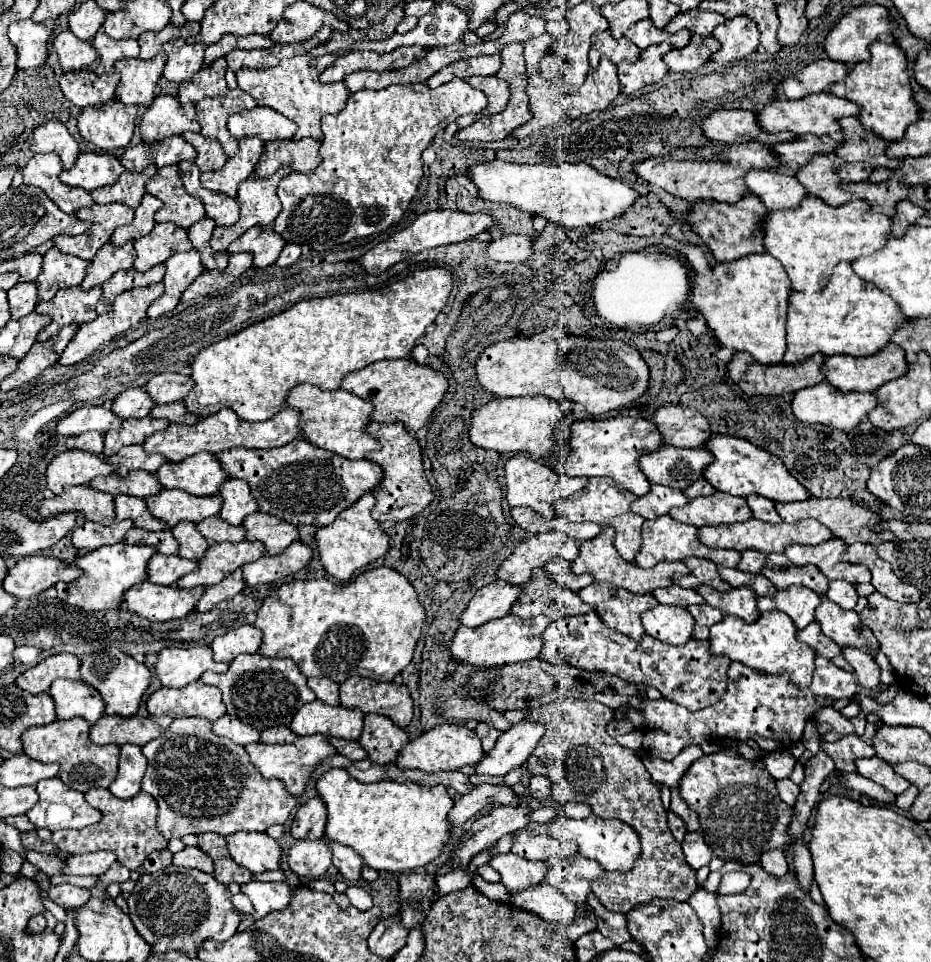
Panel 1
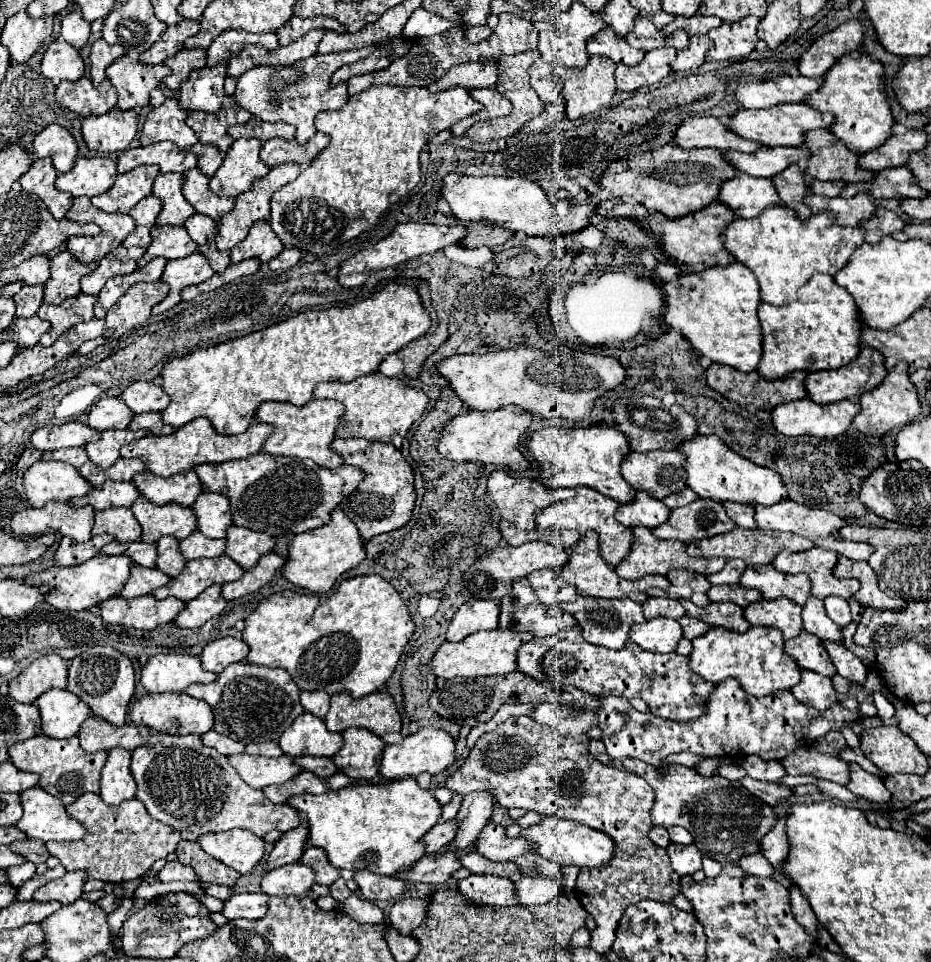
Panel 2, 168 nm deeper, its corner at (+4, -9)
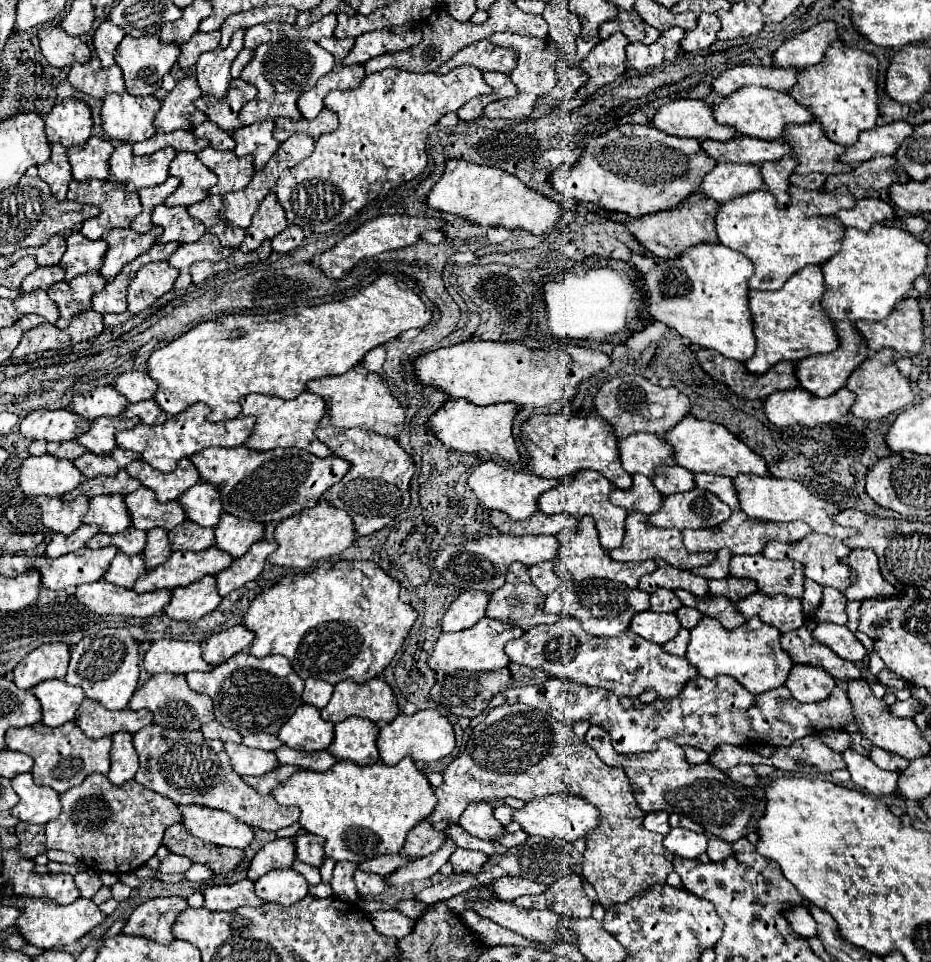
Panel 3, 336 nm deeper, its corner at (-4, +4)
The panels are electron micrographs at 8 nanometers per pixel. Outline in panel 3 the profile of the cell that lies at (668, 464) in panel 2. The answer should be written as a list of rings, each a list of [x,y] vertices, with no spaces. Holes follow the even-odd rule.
[[[638,432],[622,438],[618,440],[618,450],[620,462],[630,474],[644,474],[648,478],[654,478],[660,466],[676,466],[672,446],[656,434]]]

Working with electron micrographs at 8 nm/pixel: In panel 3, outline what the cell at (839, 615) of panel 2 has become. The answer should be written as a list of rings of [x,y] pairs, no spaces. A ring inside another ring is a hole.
[[[824,588],[824,598],[820,608],[814,612],[816,622],[834,622],[834,624],[846,624],[846,598],[836,588]]]

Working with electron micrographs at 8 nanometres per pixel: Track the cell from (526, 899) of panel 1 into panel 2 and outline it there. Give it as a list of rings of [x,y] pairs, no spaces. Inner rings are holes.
[[[470,875],[456,883],[456,889],[474,905],[518,905],[514,883],[494,875]]]

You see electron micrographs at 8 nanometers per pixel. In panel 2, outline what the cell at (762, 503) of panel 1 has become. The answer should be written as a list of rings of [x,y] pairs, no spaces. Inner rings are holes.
[[[724,501],[722,503],[728,517],[738,525],[738,527],[746,527],[746,529],[754,529],[756,527],[756,521],[754,521],[754,507],[748,505],[748,503],[730,503],[730,501]]]

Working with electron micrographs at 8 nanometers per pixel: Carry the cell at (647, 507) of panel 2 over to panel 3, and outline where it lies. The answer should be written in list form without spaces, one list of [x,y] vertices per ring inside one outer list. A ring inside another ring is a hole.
[[[634,474],[632,476],[634,484],[630,490],[612,490],[610,502],[614,506],[622,506],[628,512],[642,512],[642,514],[654,514],[660,510],[664,496],[652,486],[652,480],[644,474]]]

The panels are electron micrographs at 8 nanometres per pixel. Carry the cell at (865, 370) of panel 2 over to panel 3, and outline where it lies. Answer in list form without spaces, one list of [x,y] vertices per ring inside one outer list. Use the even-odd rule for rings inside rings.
[[[836,322],[836,332],[840,336],[840,348],[830,354],[818,354],[808,356],[800,362],[796,362],[796,376],[804,390],[816,394],[816,396],[830,396],[842,386],[846,386],[846,380],[850,378],[852,370],[856,366],[862,366],[868,360],[868,346],[864,342],[864,336],[858,332],[858,328],[852,322]]]

